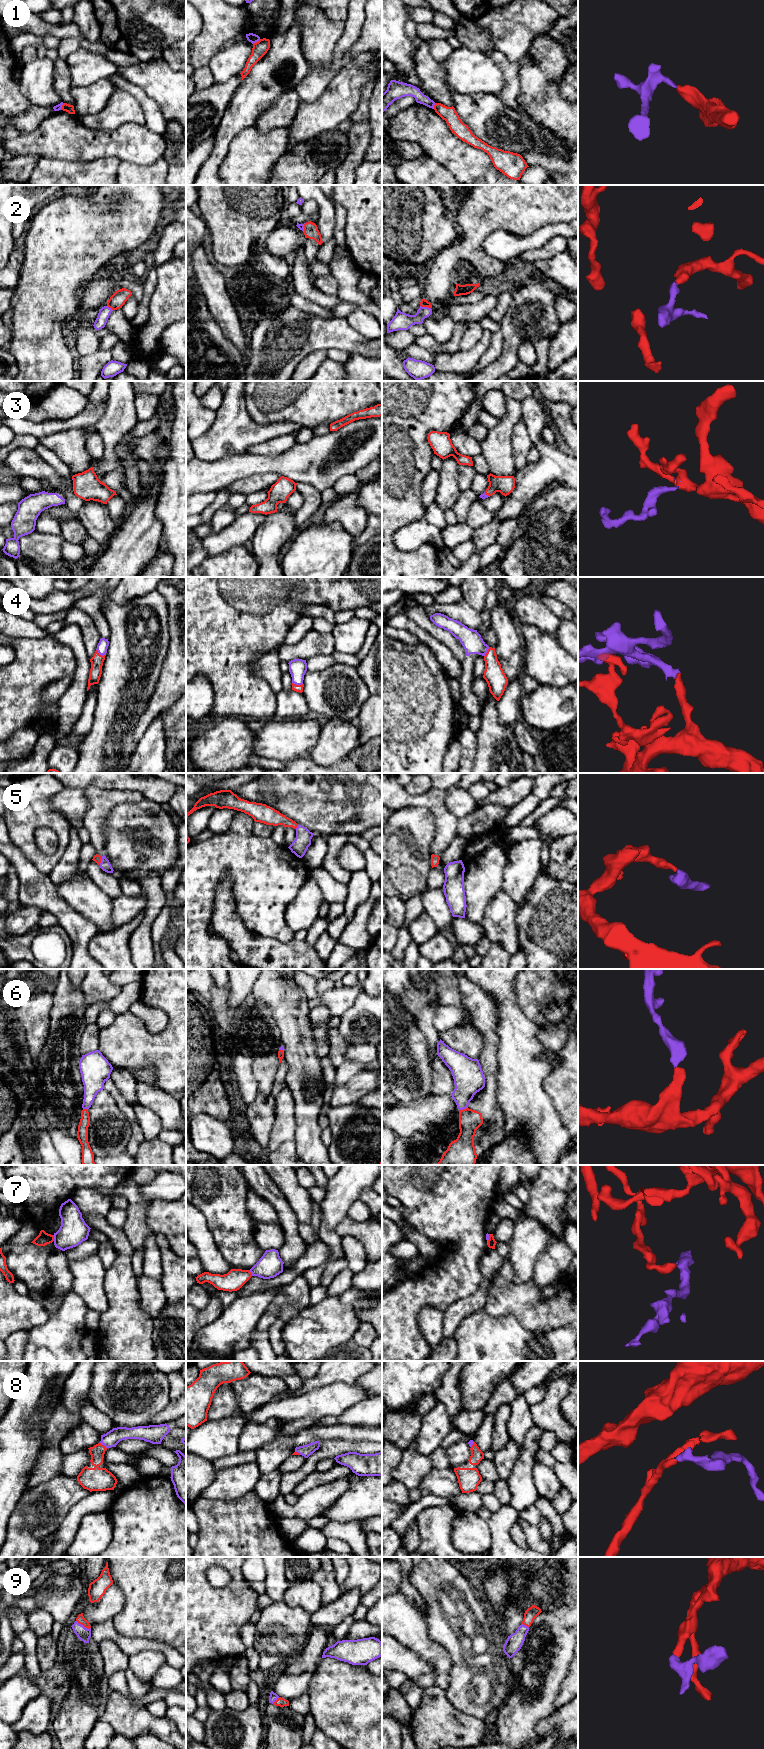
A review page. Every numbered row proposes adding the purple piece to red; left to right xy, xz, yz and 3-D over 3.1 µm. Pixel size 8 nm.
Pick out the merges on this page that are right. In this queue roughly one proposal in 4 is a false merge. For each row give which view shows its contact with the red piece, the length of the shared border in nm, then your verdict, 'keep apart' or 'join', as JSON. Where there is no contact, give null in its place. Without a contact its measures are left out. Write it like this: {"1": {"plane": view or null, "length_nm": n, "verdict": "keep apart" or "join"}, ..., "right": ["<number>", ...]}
{"1": {"plane": "xz", "length_nm": 80, "verdict": "keep apart"}, "2": {"plane": "yz", "length_nm": 90, "verdict": "join"}, "3": {"plane": "xy", "length_nm": 110, "verdict": "join"}, "4": {"plane": "xy", "length_nm": 90, "verdict": "join"}, "5": {"plane": "xy", "length_nm": 80, "verdict": "join"}, "6": {"plane": "yz", "length_nm": 80, "verdict": "join"}, "7": {"plane": "xy", "length_nm": 50, "verdict": "keep apart"}, "8": {"plane": "xy", "length_nm": 80, "verdict": "join"}, "9": {"plane": "xy", "length_nm": 140, "verdict": "join"}, "right": ["2", "3", "4", "5", "6", "8", "9"]}

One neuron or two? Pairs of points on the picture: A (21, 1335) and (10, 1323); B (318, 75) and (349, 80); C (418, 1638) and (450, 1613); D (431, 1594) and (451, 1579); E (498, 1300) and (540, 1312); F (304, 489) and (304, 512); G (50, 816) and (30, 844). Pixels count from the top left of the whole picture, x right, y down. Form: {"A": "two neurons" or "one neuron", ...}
{"A": "two neurons", "B": "two neurons", "C": "two neurons", "D": "one neuron", "E": "one neuron", "F": "one neuron", "G": "one neuron"}

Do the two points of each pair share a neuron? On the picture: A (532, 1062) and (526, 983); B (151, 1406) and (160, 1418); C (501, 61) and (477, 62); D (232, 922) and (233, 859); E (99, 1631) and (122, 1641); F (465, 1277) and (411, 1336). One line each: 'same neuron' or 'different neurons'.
A: different neurons
B: different neurons
C: different neurons
D: different neurons
E: same neuron
F: same neuron

